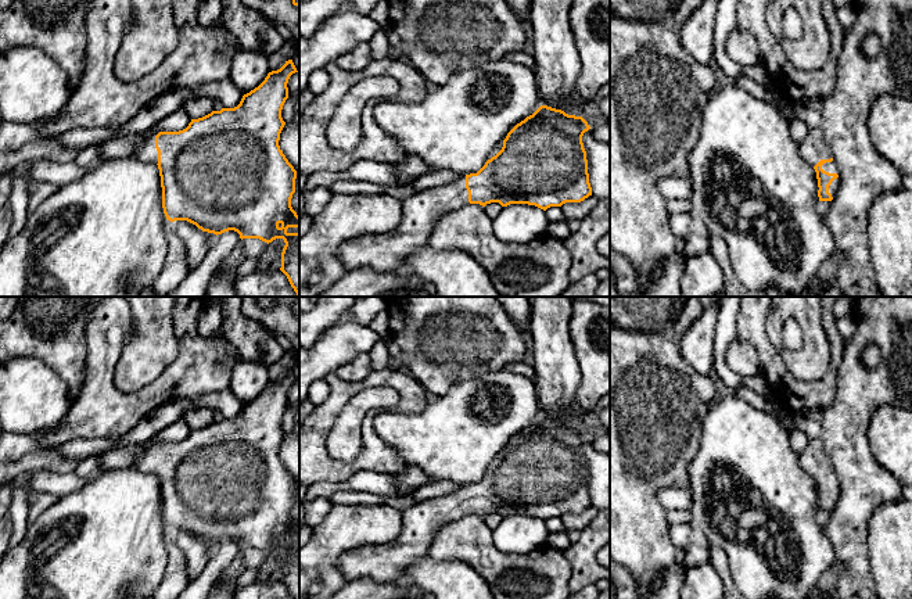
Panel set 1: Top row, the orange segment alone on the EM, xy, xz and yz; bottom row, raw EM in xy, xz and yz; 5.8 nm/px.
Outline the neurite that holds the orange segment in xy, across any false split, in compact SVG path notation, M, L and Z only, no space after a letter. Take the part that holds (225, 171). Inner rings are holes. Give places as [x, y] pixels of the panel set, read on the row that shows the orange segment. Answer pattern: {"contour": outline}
{"contour": "M292 60L268 73L265 80L244 94L234 108L222 108L191 119L188 126L179 132L159 132L150 134L132 154L143 162L158 165L162 187L162 208L168 220L187 220L202 232L222 234L234 230L240 238L259 238L272 243L283 238L286 245L281 252L280 270L287 276L291 287L299 297L299 233L288 233L288 227L299 227L299 216L291 207L295 193L297 171L280 150L280 133L286 125L281 110L288 98L288 79L298 72Z"}

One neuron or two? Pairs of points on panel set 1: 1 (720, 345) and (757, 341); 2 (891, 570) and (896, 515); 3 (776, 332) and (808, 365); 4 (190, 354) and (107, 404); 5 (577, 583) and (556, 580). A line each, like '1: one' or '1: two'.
1: two
2: one
3: one
4: one
5: two

